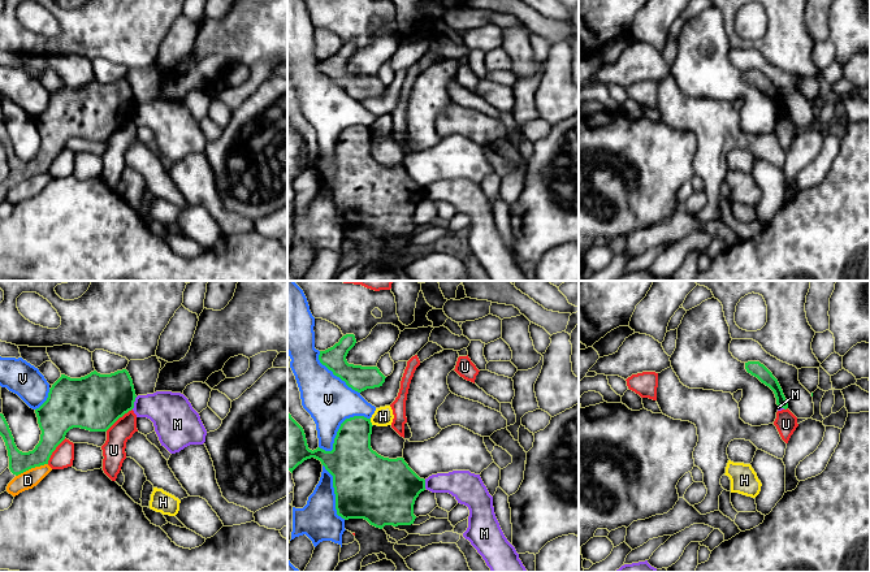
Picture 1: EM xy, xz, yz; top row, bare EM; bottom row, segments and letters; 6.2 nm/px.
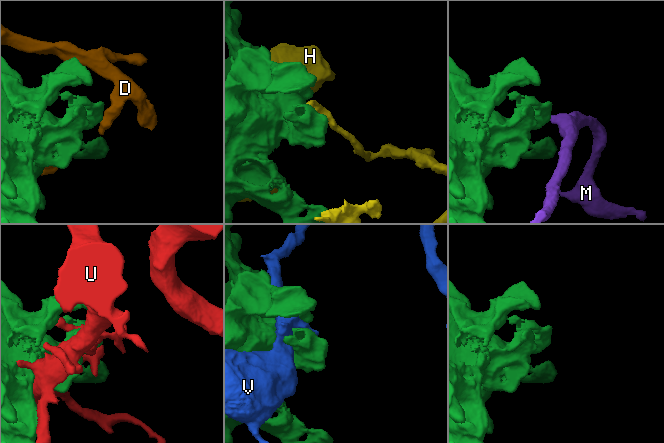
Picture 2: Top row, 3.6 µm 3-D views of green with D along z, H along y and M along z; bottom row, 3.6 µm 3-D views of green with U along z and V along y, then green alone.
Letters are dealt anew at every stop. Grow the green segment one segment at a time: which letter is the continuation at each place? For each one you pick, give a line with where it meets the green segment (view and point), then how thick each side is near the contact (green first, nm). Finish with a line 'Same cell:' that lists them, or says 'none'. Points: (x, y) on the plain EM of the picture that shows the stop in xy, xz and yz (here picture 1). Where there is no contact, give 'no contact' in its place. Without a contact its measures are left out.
Same cell: none

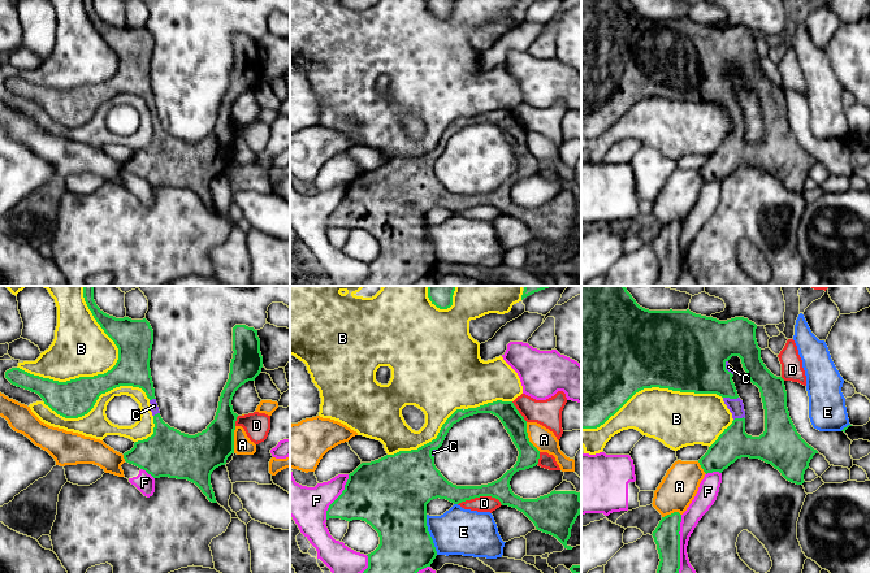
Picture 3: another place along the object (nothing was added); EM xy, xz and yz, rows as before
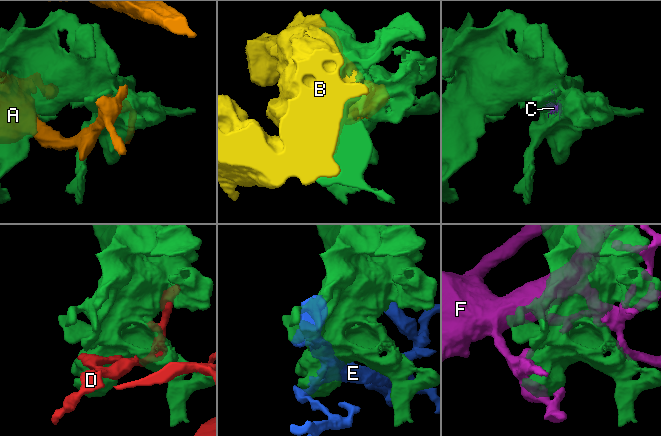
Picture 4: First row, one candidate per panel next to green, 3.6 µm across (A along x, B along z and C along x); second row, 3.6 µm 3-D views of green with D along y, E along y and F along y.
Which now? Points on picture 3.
C: meets green in yz at (731, 107); 280 nm thick on the green side, 90 nm on the other
Same cell: C

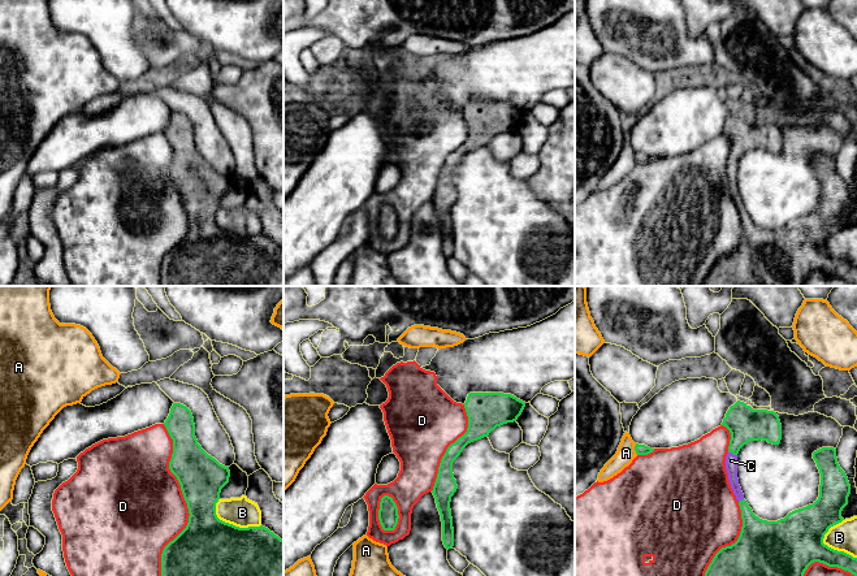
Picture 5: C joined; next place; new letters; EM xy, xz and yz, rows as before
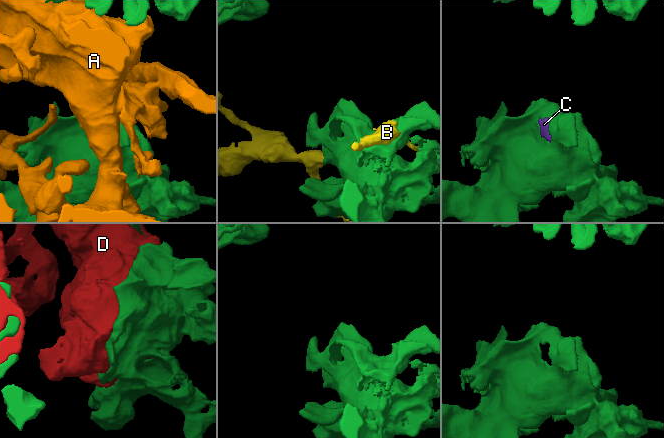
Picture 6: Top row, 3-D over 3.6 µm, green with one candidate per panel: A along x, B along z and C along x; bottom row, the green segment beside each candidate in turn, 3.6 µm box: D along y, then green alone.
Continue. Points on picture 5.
C: meets green in yz at (732, 161); 220 nm thick on the green side, 80 nm on the other
Same cell: C

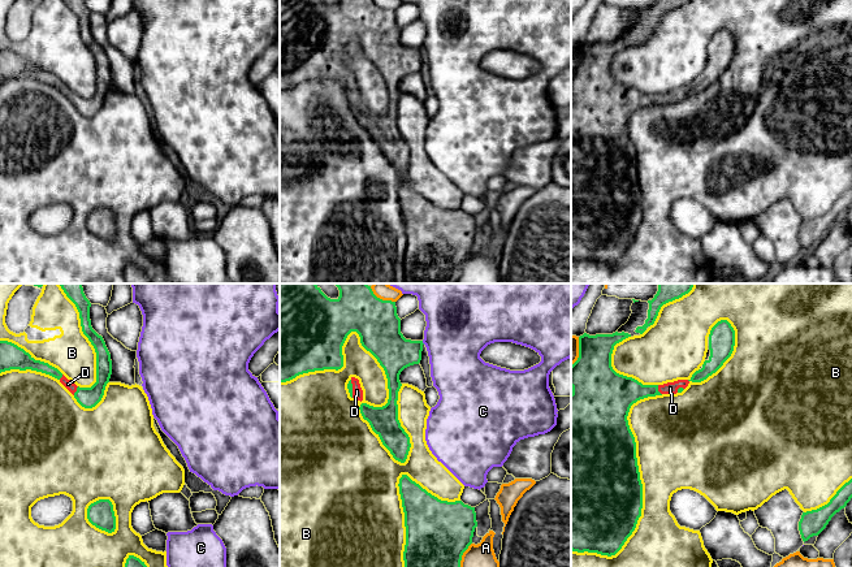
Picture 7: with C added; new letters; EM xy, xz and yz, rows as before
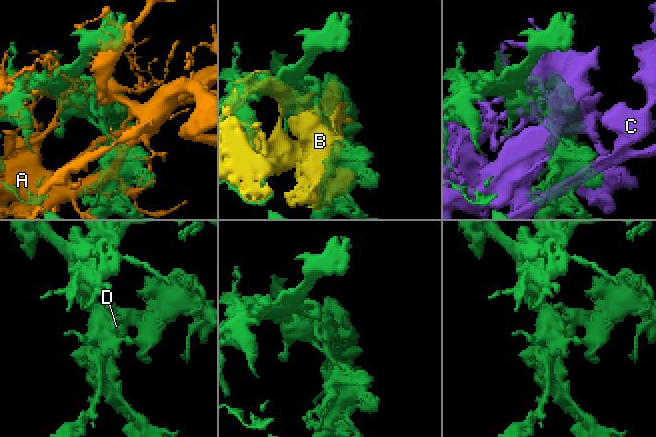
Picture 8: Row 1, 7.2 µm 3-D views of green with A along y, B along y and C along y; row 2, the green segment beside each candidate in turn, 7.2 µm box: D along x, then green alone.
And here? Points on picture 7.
D: meets green in yz at (657, 99); 240 nm thick on the green side, 80 nm on the other
Same cell: D

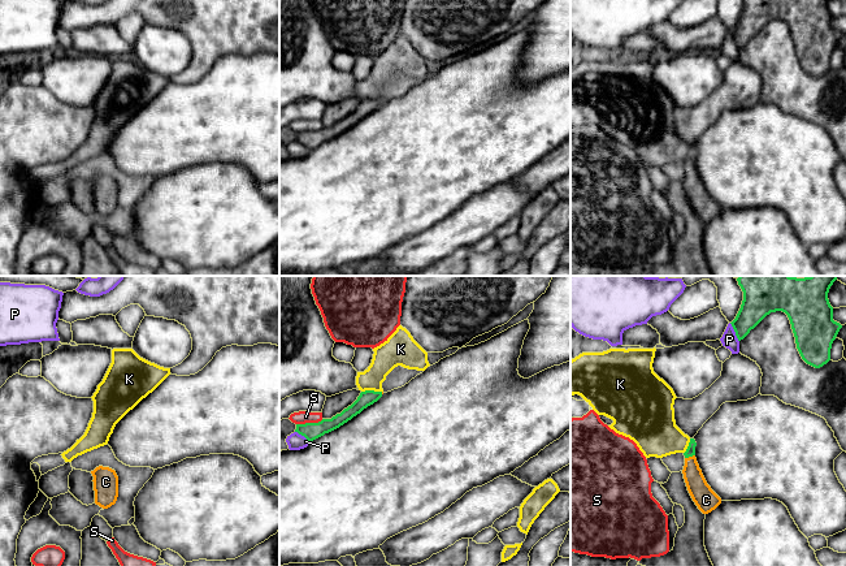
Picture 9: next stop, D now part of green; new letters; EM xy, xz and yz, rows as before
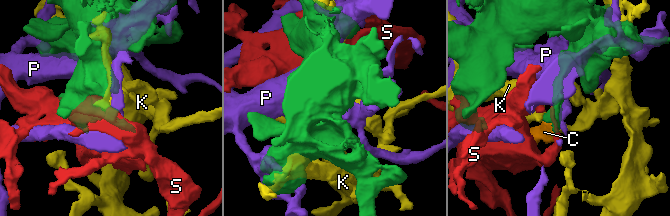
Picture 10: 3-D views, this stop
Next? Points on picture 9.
C: meets green in yz at (689, 164); 60 nm thick on the green side, 140 nm on the other
Same cell: C

